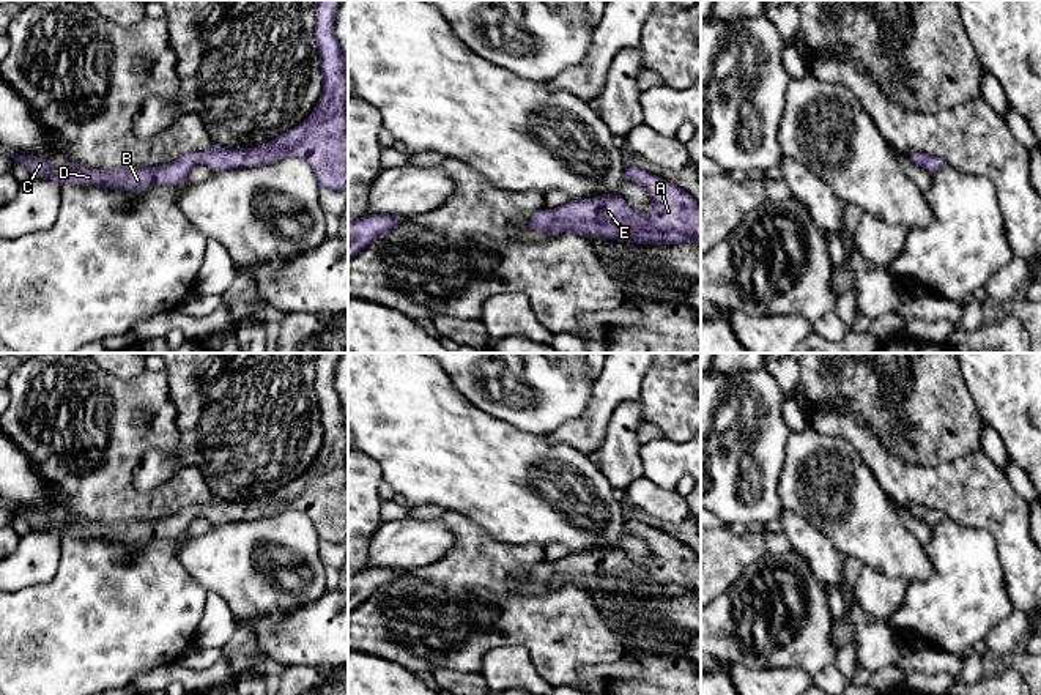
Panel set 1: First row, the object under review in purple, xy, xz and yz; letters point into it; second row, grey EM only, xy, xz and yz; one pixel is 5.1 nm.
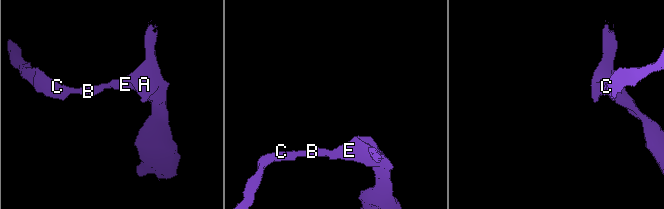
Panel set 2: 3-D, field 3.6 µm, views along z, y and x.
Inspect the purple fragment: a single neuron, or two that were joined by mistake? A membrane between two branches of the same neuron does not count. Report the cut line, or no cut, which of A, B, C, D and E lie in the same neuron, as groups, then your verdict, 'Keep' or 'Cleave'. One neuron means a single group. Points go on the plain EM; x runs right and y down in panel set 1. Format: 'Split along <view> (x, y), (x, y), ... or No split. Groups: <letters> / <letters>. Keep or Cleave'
No split. Groups: A B C D E. Keep

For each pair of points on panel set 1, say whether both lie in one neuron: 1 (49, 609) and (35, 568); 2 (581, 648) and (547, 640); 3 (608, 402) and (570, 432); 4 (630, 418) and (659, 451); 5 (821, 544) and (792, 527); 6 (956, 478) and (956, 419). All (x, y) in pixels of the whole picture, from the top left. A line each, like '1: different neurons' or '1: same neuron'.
1: different neurons
2: same neuron
3: same neuron
4: different neurons
5: same neuron
6: different neurons

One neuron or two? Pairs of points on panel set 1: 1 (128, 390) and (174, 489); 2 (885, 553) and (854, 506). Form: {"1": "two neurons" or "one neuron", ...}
{"1": "one neuron", "2": "one neuron"}

